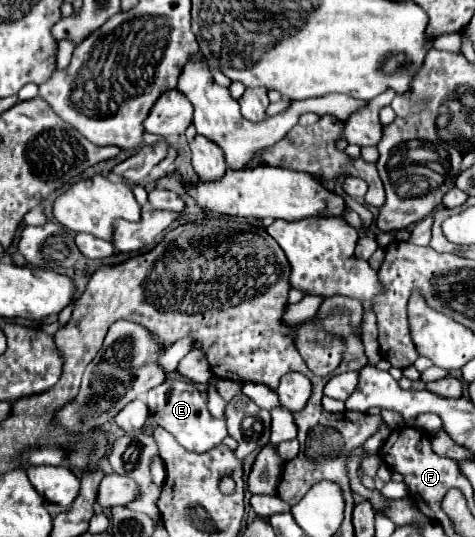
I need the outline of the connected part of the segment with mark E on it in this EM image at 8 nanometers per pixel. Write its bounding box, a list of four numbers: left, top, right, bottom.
[146,380,226,452]

